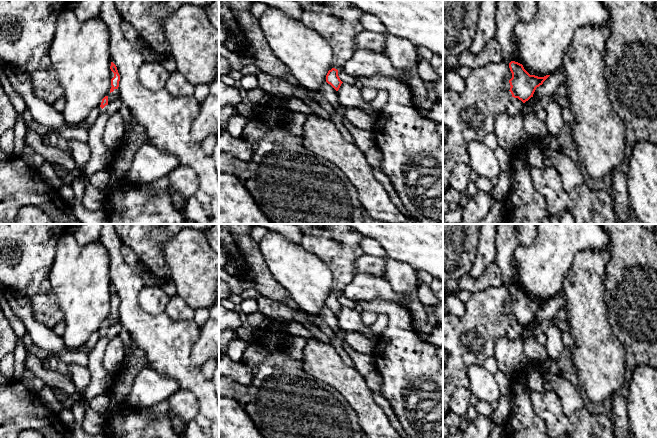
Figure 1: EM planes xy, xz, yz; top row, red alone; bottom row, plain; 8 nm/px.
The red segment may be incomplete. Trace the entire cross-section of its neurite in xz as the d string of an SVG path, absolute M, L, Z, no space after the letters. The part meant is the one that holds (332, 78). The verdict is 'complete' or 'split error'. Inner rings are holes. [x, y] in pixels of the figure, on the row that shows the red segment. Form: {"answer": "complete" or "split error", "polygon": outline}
{"answer": "split error", "polygon": "M348 0L312 1L312 5L305 8L301 21L330 45L332 69L326 75L326 82L338 91L343 83L338 70L358 50L355 37L364 30L360 22L363 12Z"}

